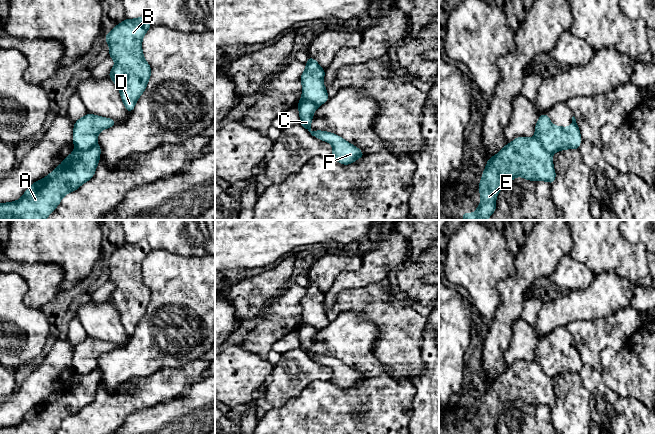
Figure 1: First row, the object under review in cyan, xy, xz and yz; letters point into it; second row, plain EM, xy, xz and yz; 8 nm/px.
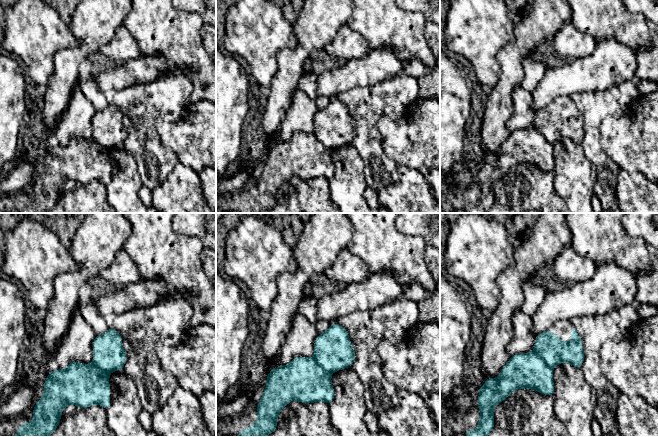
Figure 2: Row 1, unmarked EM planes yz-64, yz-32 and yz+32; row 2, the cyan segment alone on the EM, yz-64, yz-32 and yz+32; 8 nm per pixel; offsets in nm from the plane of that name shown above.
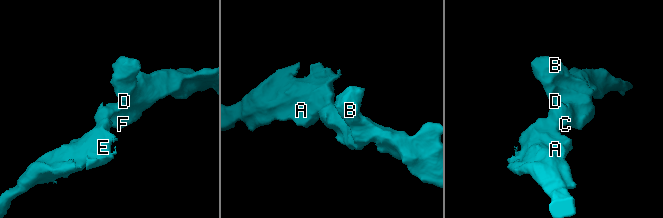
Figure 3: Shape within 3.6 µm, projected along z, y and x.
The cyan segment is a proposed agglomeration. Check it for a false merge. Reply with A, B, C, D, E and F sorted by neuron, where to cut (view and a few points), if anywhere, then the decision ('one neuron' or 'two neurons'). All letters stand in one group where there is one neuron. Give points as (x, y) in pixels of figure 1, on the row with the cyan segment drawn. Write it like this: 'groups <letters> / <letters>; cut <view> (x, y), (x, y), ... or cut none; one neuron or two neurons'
groups A E / B C D F; cut xy (96, 143), (83, 150), (75, 149); two neurons

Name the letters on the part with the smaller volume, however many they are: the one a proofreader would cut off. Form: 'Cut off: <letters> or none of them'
Cut off: B, C, D, F

